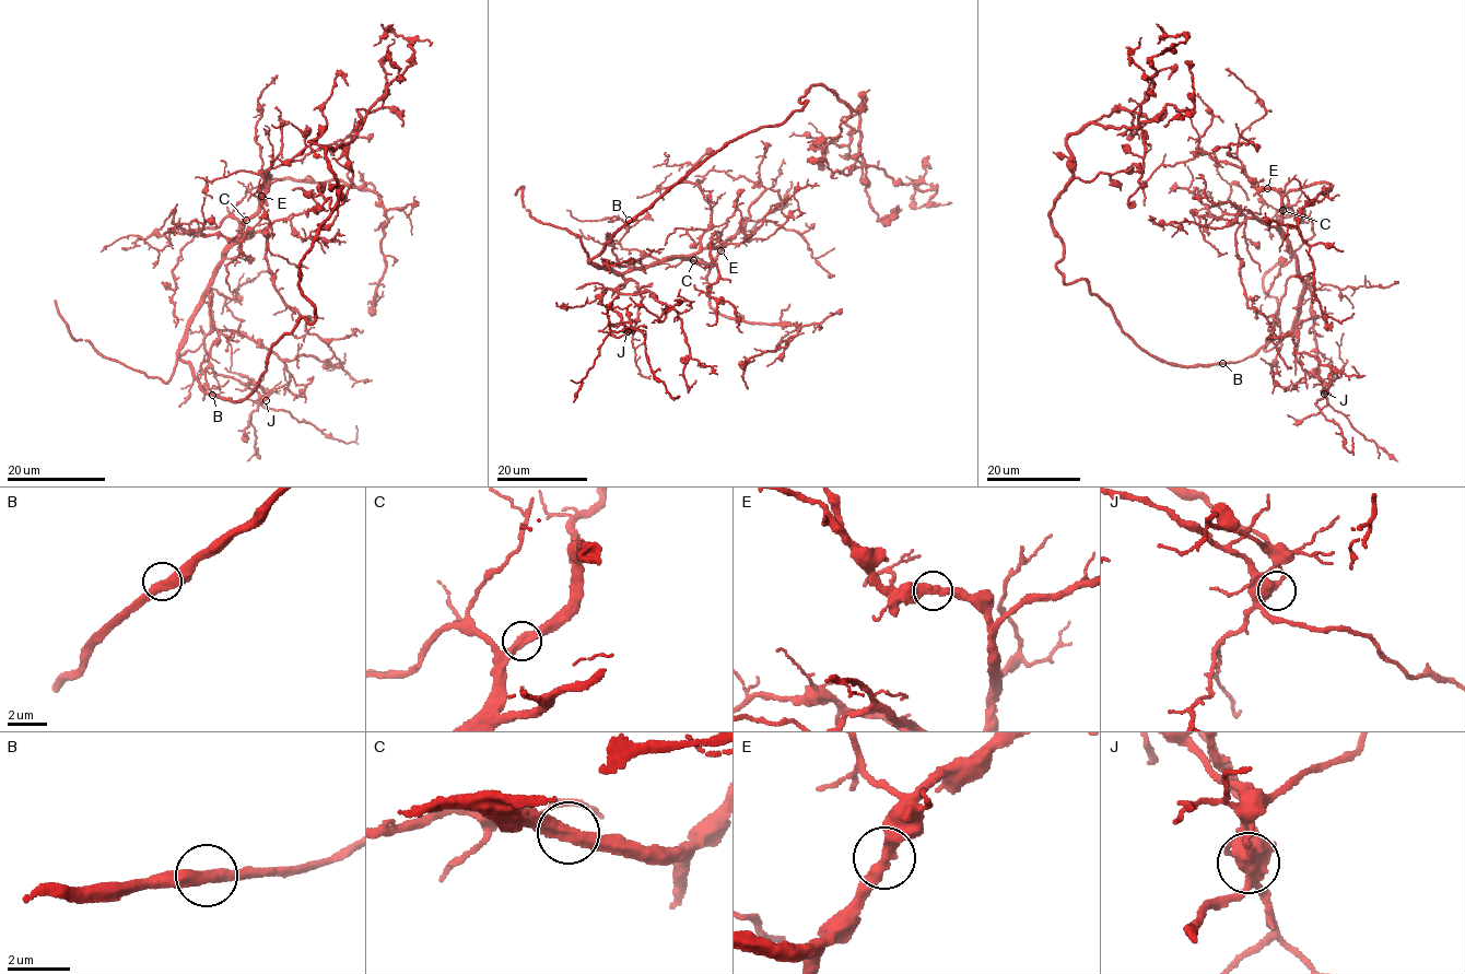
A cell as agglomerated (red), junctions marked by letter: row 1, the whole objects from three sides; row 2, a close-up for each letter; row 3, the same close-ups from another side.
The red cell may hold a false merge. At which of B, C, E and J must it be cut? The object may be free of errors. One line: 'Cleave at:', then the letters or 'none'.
Cleave at: none

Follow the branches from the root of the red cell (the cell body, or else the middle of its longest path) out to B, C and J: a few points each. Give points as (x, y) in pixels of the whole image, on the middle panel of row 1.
B: (666, 192), (629, 220)
C: (666, 192), (628, 220), (588, 261), (621, 273), (674, 257), (693, 260)
J: (666, 192), (628, 220), (589, 261), (630, 279), (602, 289), (599, 296), (602, 305), (618, 312), (628, 331)

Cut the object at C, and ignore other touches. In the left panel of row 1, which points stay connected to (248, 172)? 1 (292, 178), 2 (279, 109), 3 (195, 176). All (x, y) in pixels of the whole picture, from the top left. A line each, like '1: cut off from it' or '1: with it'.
1: with it
2: with it
3: with it

